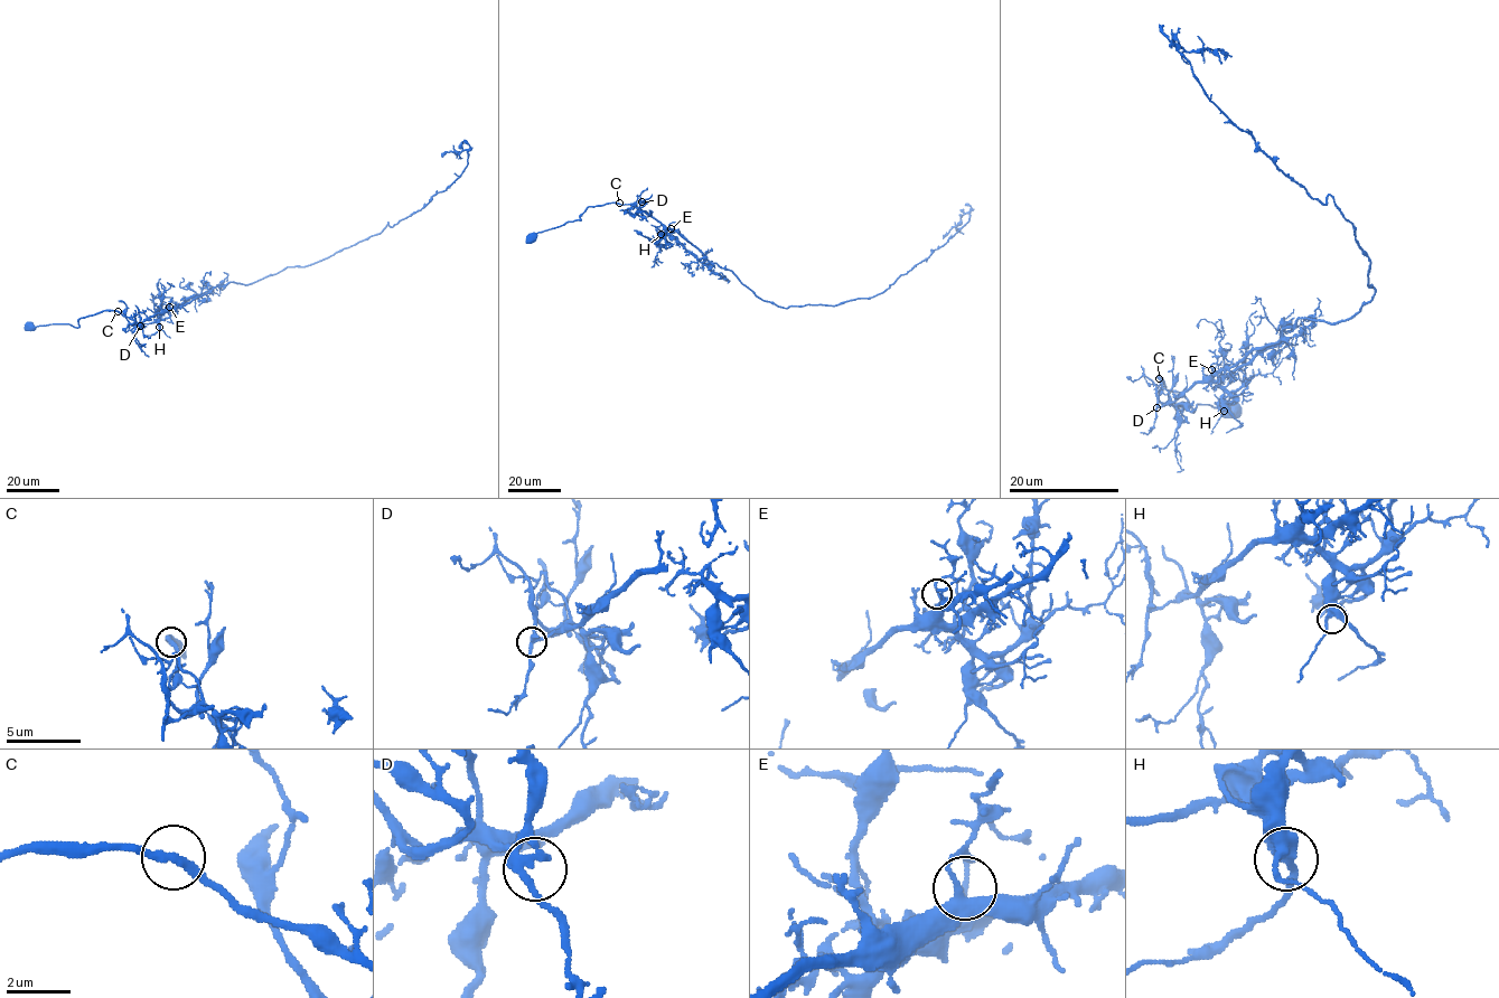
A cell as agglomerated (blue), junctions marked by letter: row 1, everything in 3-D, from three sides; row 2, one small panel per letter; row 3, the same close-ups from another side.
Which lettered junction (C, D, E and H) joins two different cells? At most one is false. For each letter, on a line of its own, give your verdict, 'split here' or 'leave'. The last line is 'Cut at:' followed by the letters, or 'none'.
C: leave
D: leave
E: leave
H: leave
Cut at: none

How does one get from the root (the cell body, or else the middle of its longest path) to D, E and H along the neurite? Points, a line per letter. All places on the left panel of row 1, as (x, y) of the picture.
D: (29, 325), (77, 328), (81, 318), (115, 310), (140, 326)
E: (29, 325), (77, 328), (81, 318), (109, 310), (141, 322), (169, 307)
H: (29, 325), (77, 328), (81, 318), (115, 310), (133, 322), (162, 312), (159, 327)

